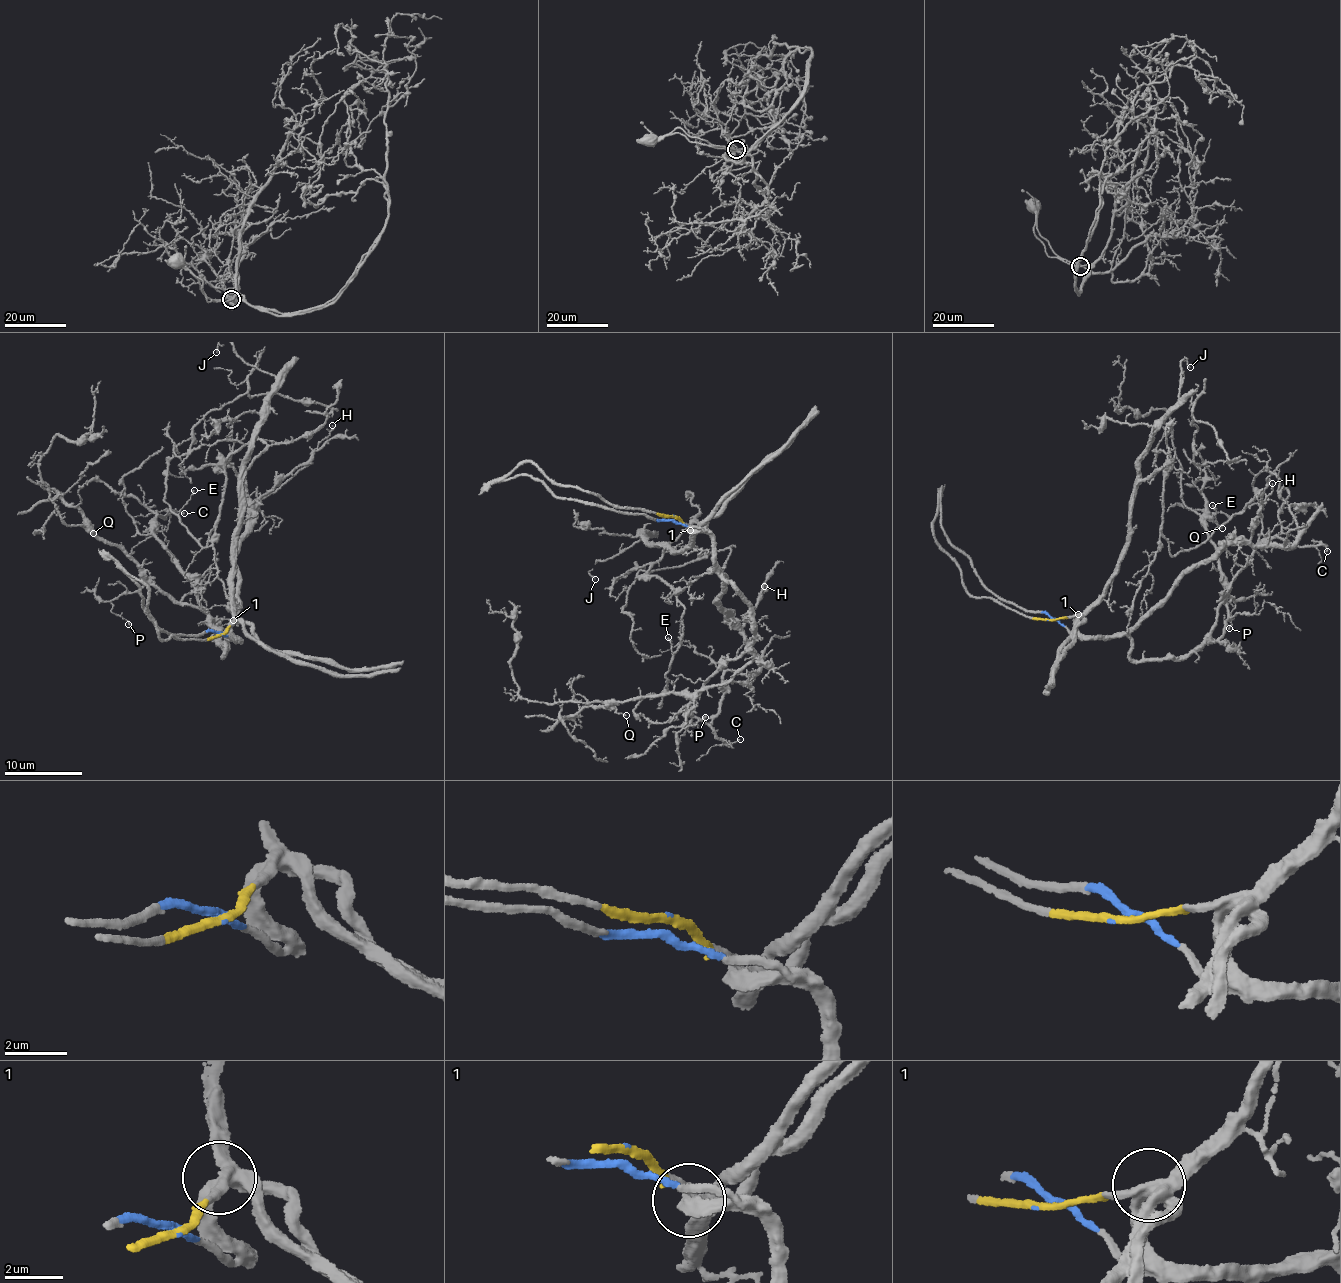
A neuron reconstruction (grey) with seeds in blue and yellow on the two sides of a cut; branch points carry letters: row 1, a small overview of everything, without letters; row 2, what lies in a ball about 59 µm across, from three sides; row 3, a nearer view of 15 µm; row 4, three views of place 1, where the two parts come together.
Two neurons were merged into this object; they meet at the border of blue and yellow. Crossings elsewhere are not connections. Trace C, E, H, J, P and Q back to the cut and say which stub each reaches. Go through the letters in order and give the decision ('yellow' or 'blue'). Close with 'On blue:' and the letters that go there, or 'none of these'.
C: blue
E: yellow
H: blue
J: yellow
P: blue
Q: blue
On blue: C, H, P, Q

